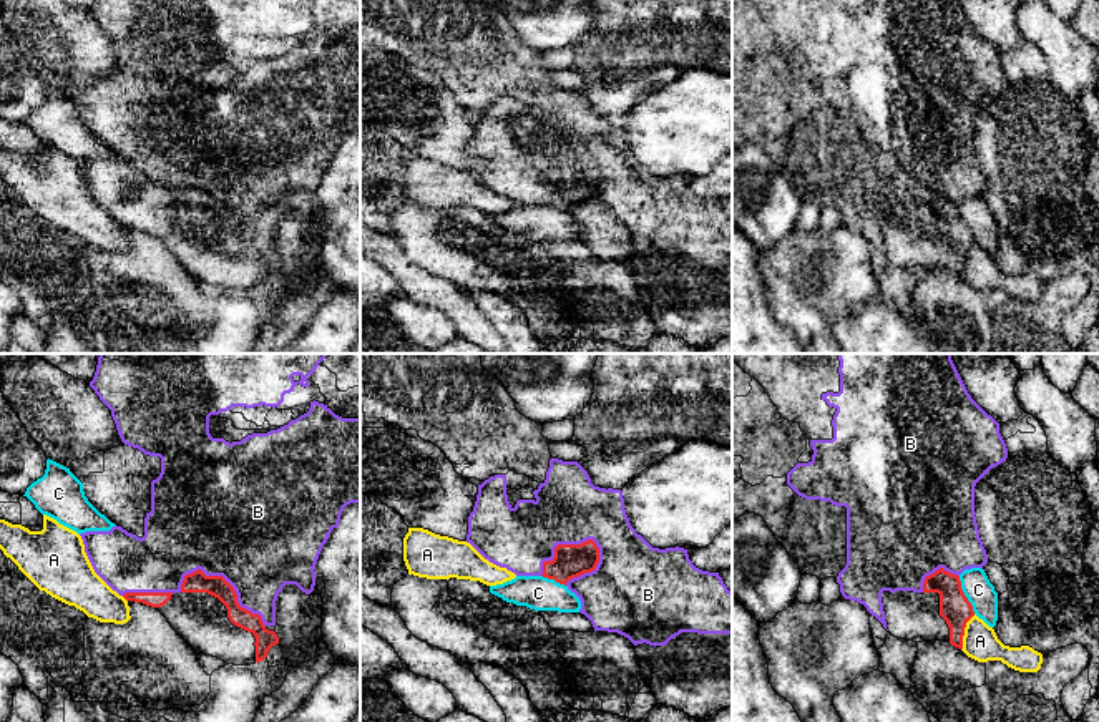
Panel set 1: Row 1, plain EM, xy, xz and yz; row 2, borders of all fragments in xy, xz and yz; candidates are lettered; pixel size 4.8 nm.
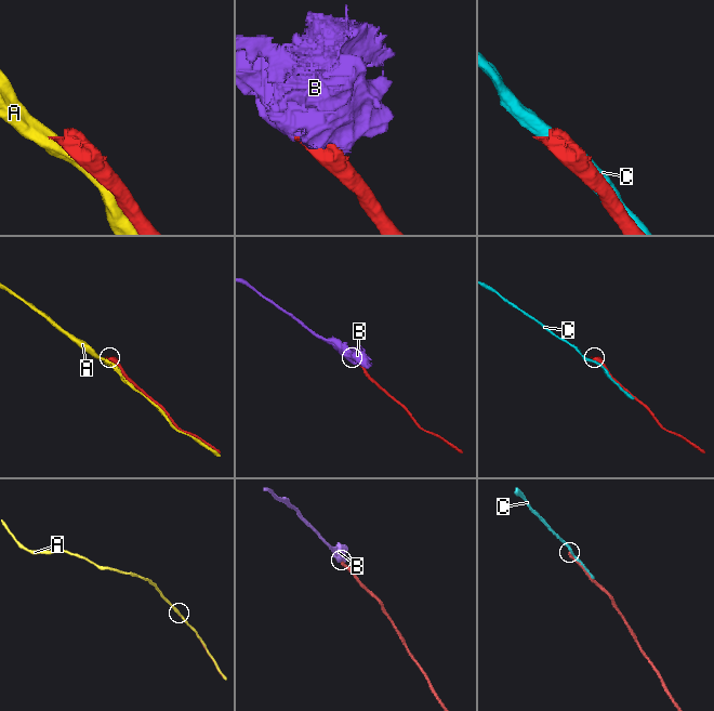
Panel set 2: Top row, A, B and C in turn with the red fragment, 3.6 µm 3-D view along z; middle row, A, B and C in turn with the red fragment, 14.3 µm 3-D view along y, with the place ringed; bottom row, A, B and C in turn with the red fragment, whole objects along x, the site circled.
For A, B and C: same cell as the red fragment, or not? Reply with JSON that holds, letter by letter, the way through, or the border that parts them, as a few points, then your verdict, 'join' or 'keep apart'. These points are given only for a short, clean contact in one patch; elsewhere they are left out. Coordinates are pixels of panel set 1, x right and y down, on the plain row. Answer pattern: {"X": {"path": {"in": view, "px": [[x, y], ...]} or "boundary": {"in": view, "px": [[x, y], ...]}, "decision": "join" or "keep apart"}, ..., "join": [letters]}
{"A": {"decision": "keep apart"}, "B": {"decision": "join"}, "C": {"decision": "keep apart"}, "join": ["B"]}

